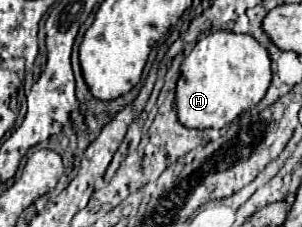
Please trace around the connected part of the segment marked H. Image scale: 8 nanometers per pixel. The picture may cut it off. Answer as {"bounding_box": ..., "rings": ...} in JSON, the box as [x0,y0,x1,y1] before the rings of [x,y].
{"bounding_box":[176,32,272,128],"rings":[[[214,32],[198,40],[194,50],[180,66],[180,80],[176,88],[176,112],[180,124],[186,128],[222,128],[236,116],[256,106],[272,80],[268,52],[248,34]]]}

